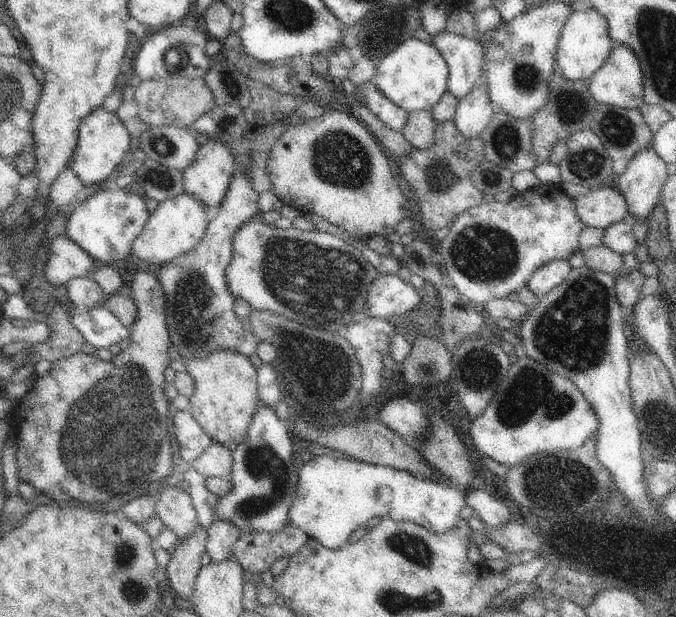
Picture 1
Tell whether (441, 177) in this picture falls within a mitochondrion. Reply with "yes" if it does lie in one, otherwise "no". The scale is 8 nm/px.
yes

